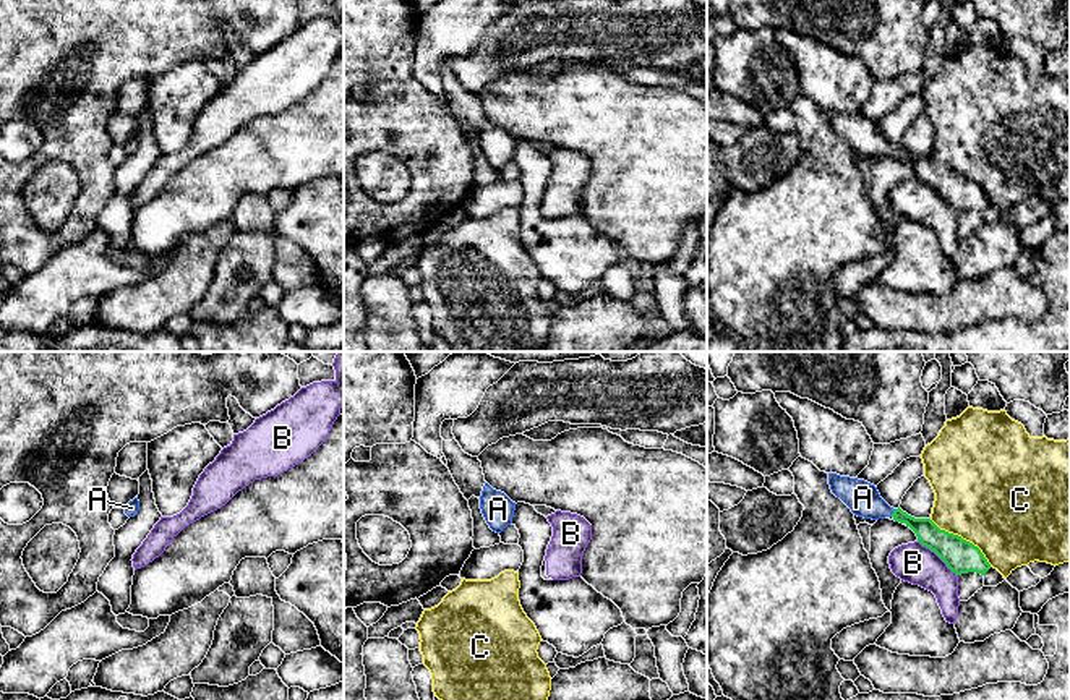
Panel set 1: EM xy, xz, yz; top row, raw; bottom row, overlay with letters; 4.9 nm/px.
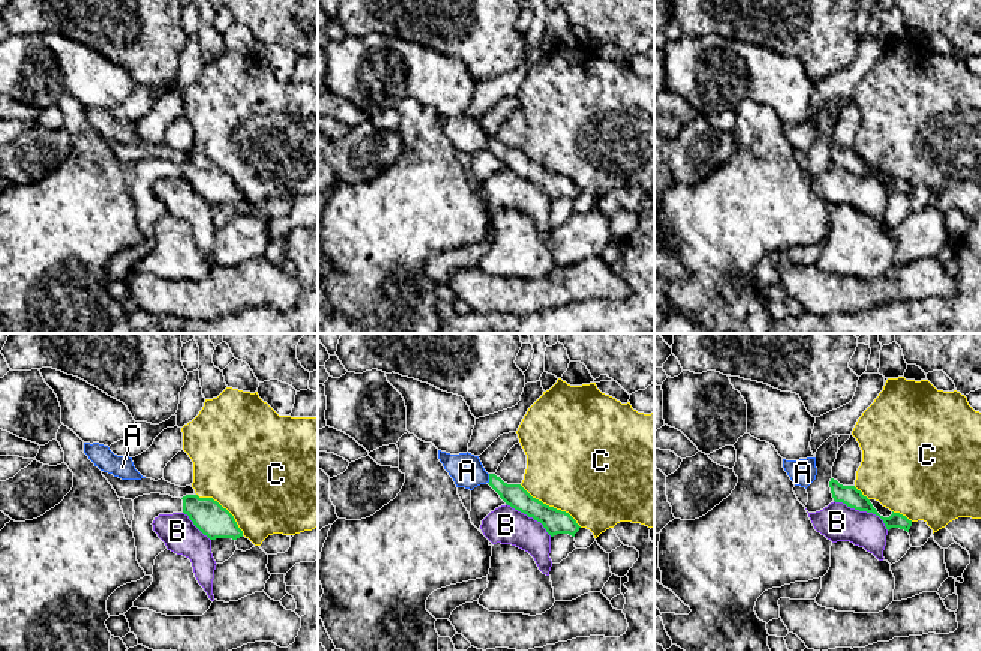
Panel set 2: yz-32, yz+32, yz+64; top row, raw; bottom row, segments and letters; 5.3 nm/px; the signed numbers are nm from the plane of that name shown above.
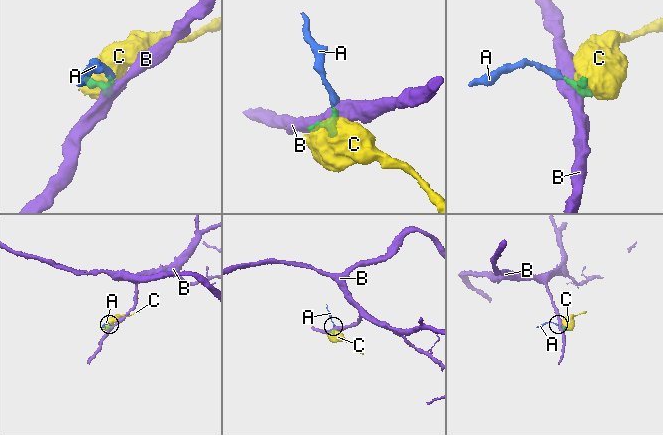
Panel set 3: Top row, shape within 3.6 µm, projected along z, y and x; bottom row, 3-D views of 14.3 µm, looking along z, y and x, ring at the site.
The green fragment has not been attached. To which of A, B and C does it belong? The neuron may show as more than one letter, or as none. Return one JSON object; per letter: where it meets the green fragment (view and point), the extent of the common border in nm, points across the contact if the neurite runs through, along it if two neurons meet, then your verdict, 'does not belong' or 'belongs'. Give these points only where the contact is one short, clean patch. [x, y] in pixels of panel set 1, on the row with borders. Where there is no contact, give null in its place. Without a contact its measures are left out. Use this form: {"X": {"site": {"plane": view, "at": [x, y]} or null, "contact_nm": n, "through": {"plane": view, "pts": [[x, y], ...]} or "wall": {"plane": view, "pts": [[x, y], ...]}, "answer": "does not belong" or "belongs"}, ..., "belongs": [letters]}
{"A": {"site": {"plane": "yz", "at": [894, 512]}, "contact_nm": 50, "through": {"plane": "yz", "pts": [[929, 535], [921, 527], [894, 512], [874, 507], [863, 498]]}, "answer": "belongs"}, "B": {"site": {"plane": "yz", "at": [937, 554]}, "contact_nm": 260, "wall": {"plane": "yz", "pts": [[918, 540], [957, 576]]}, "answer": "does not belong"}, "C": {"site": {"plane": "yz", "at": [962, 538]}, "contact_nm": 400, "answer": "does not belong"}, "belongs": ["A"]}

